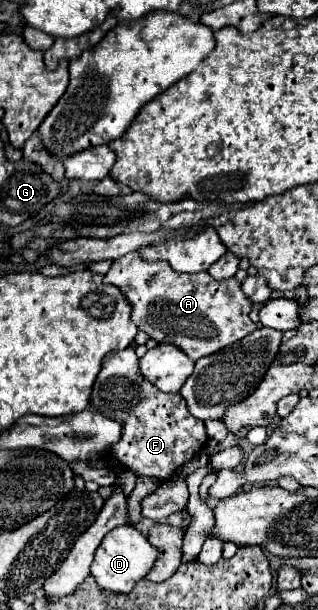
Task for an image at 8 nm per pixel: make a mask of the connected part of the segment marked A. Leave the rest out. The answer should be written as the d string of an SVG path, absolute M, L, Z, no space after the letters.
M132 252L116 260L104 280L118 286L134 304L132 320L138 330L144 330L138 331L134 339L136 346L144 345L149 336L156 342L168 340L182 348L192 360L198 360L242 340L256 330L256 324L248 316L252 304L244 296L236 278L218 282L208 276L208 272L180 274L172 270L168 262L146 262Z

